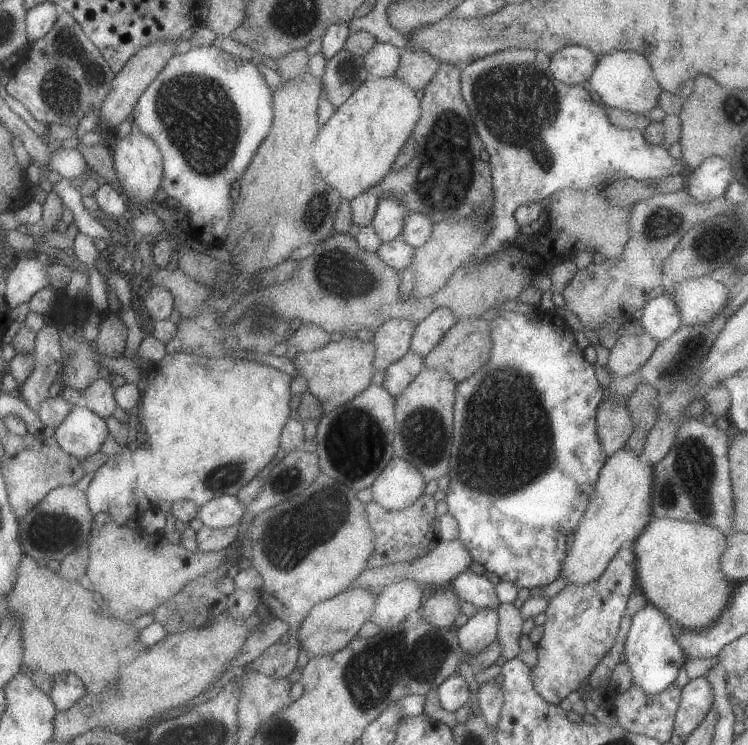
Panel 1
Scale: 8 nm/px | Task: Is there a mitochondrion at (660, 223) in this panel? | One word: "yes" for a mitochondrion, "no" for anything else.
yes

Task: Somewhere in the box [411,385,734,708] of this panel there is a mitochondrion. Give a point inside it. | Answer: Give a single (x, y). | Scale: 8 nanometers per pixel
(692, 474)

